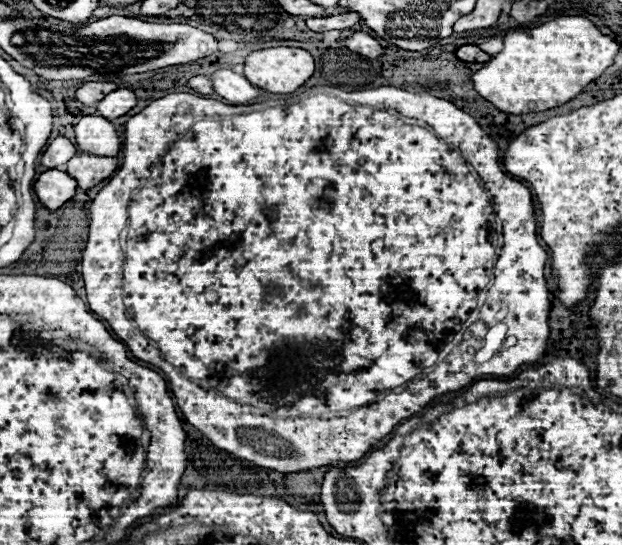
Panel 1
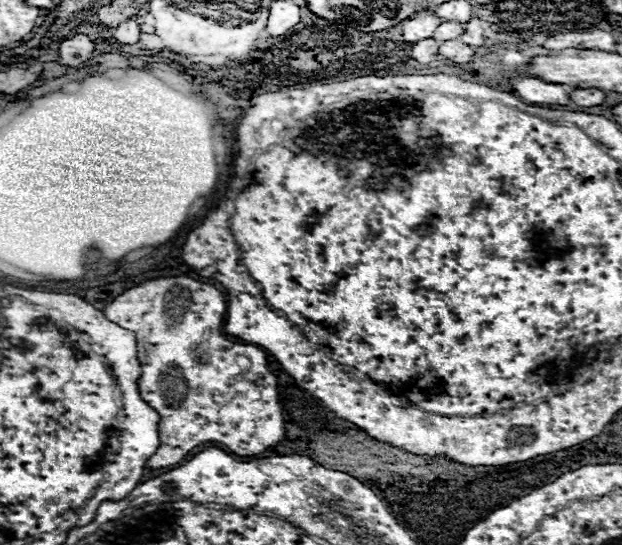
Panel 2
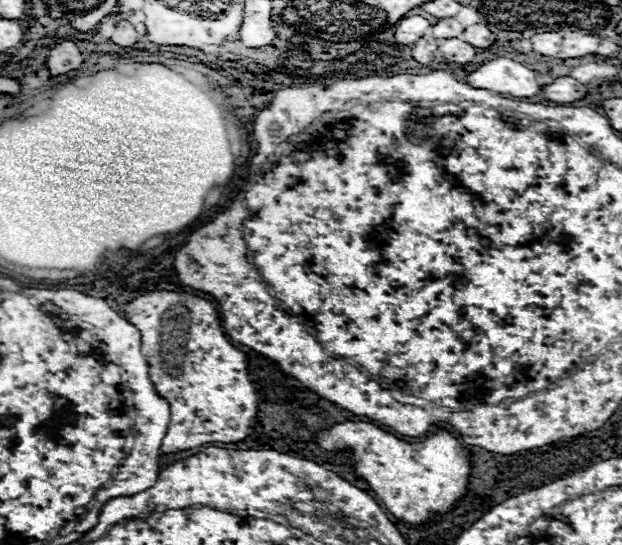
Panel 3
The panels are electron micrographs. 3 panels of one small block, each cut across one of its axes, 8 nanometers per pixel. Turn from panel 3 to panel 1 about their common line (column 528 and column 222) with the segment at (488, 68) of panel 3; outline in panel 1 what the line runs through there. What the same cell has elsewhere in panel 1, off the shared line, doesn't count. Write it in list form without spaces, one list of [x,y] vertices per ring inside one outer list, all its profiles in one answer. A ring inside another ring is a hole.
[[[228,68],[214,72],[212,84],[214,84],[216,94],[220,94],[222,98],[226,98],[234,104],[246,104],[260,96],[260,88],[252,86],[242,74],[236,74]]]

